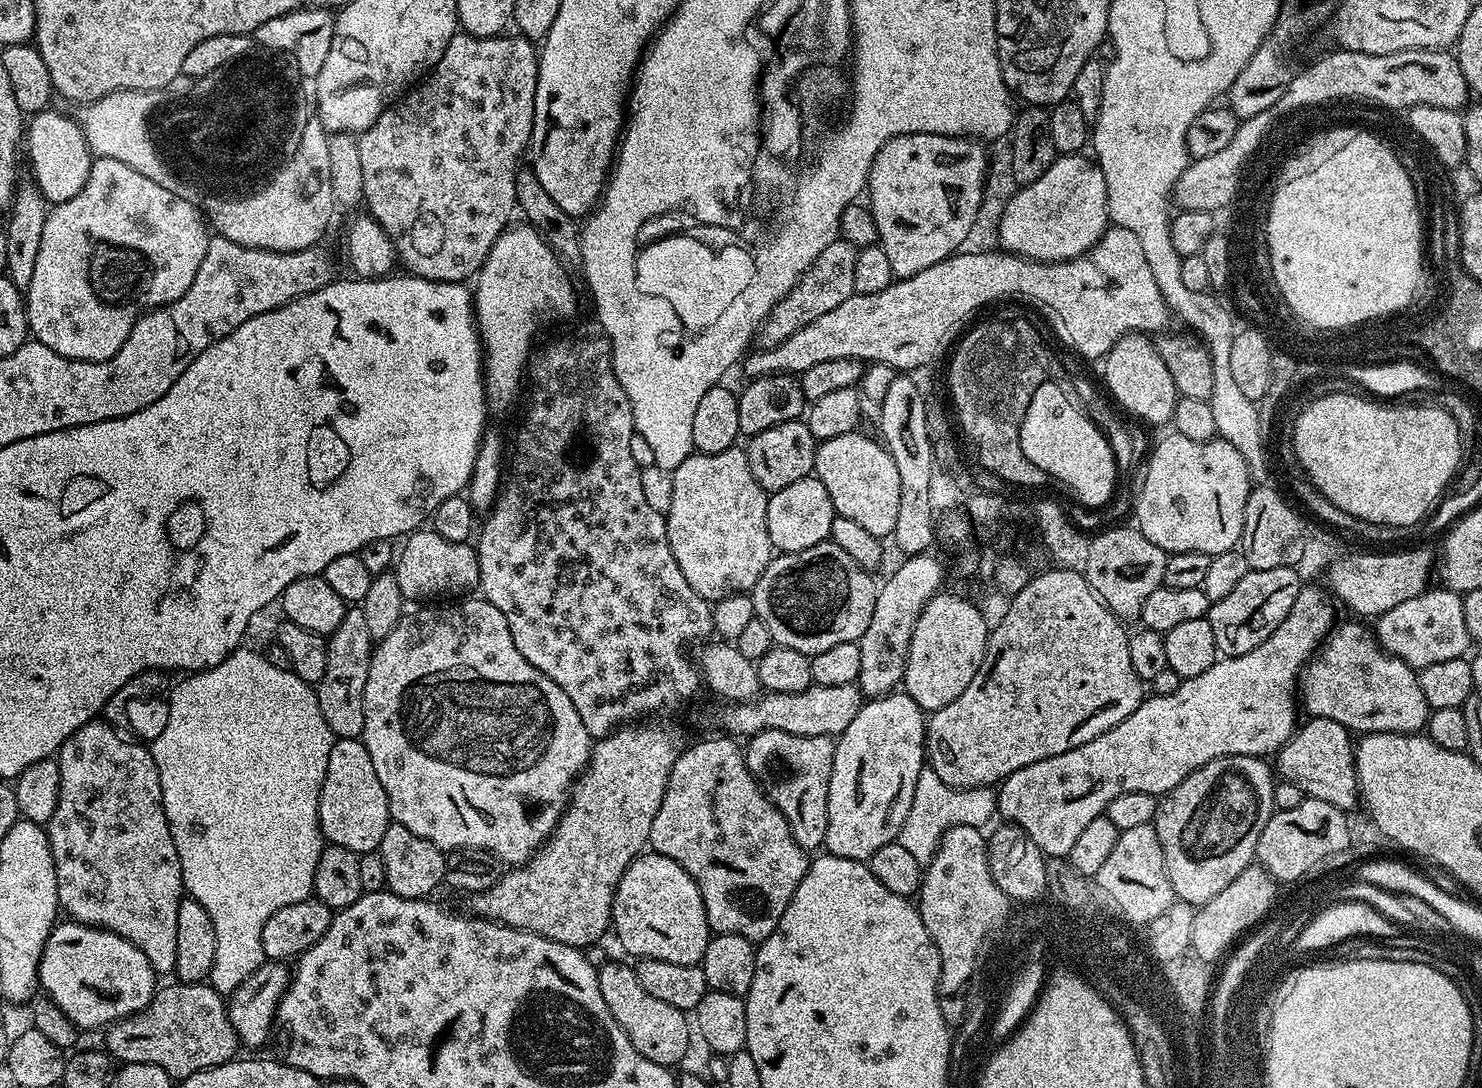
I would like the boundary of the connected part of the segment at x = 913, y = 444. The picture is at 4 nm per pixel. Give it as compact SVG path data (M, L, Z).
M896 374L890 379L890 390L886 390L883 400L879 401L880 432L883 443L894 458L894 466L898 466L898 522L894 522L891 539L896 540L896 548L904 552L905 557L918 556L929 551L932 539L937 539L938 524L929 522L928 488L929 463L928 454L932 444L928 440L926 430L926 410L923 395L918 392L908 374Z

